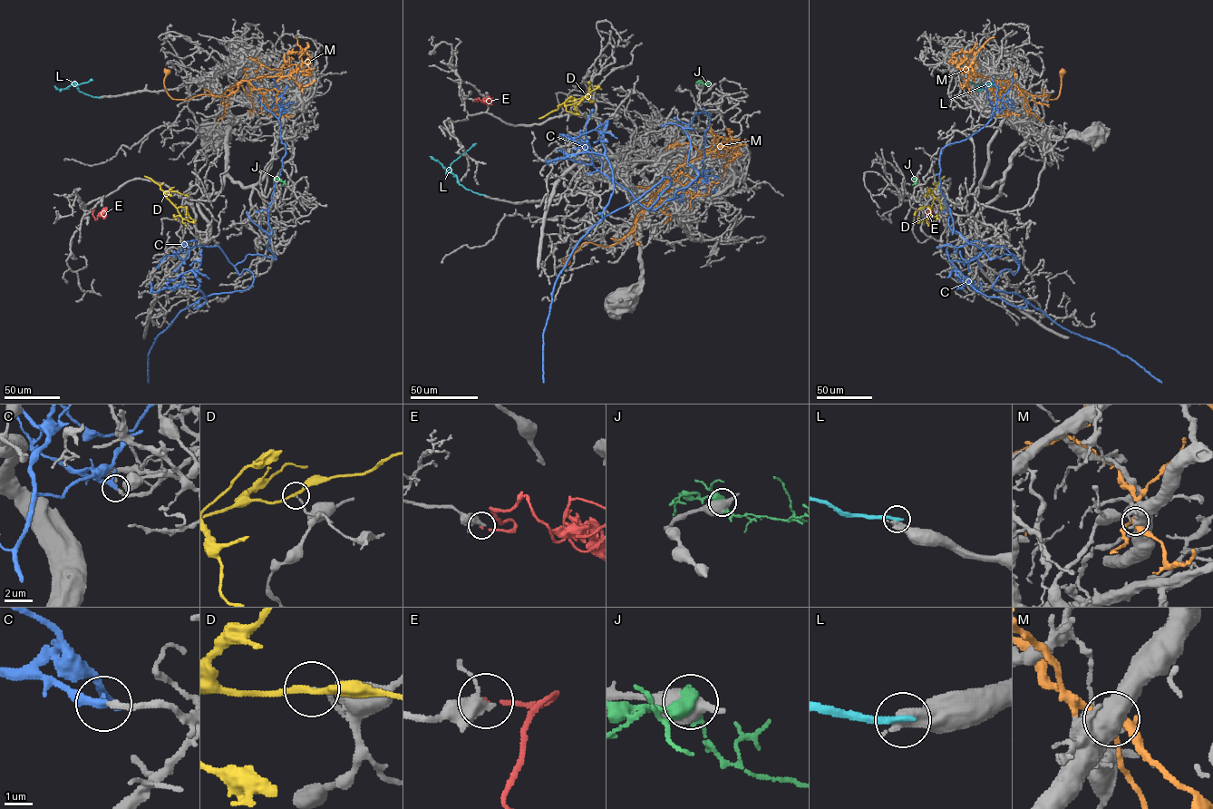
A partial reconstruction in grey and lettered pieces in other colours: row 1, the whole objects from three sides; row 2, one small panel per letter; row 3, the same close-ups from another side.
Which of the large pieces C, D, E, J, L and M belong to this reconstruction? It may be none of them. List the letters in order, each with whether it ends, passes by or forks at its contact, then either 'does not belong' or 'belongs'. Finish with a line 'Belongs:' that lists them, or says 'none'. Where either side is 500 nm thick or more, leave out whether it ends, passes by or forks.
C: it passes by; does not belong
D: it passes by; does not belong
E: it ends there; does not belong
J: does not belong
L: does not belong
M: does not belong
Belongs: none

